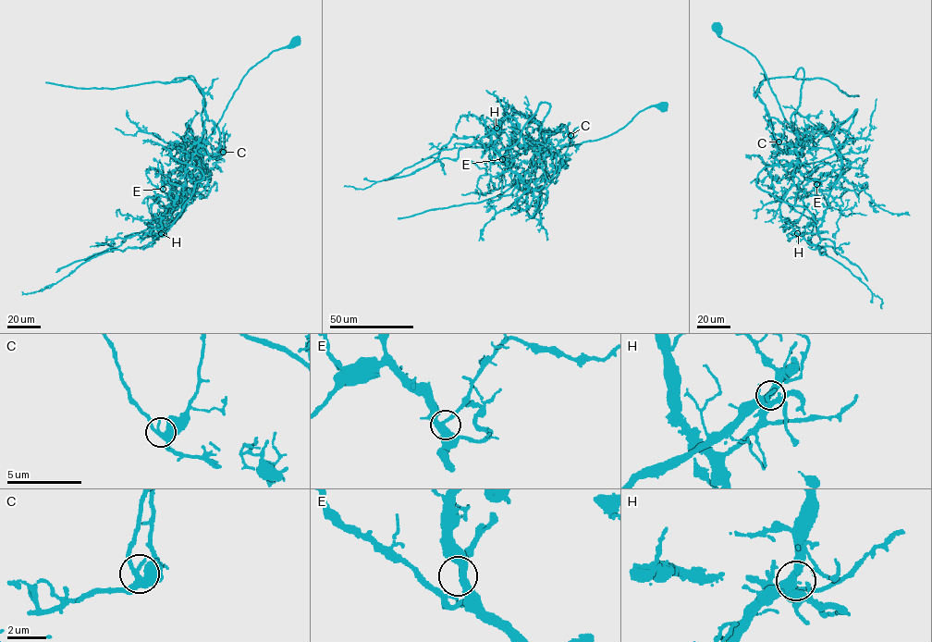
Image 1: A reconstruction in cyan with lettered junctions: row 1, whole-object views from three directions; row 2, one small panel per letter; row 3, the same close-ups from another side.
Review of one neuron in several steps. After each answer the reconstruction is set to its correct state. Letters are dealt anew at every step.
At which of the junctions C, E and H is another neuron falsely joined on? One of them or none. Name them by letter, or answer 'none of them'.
H

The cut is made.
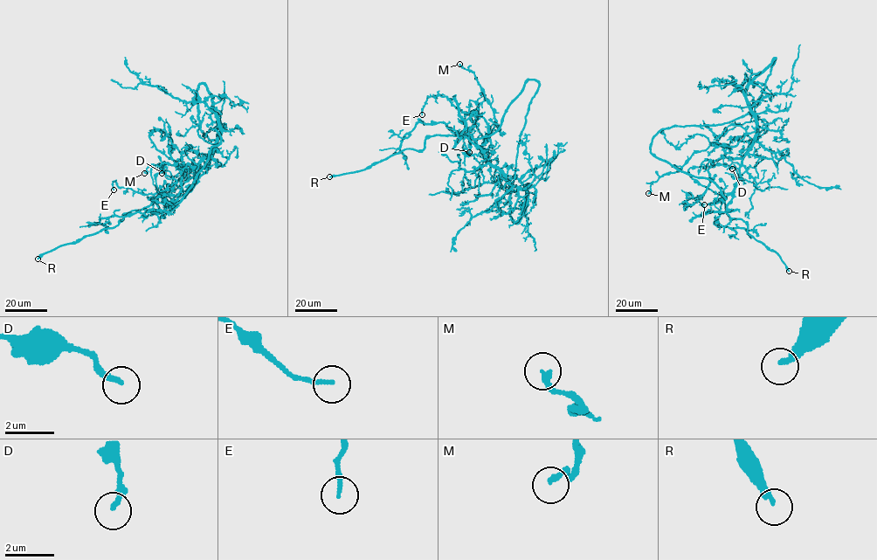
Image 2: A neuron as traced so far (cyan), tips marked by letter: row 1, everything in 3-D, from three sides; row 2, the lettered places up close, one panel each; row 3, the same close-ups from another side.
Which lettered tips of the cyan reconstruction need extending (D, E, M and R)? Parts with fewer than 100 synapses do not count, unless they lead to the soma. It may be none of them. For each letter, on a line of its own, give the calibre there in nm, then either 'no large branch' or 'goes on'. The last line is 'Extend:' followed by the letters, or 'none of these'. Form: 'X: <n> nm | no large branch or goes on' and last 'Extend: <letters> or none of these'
D: 200 nm | no large branch
E: 150 nm | no large branch
M: 200 nm | no large branch
R: 260 nm | goes on
Extend: R

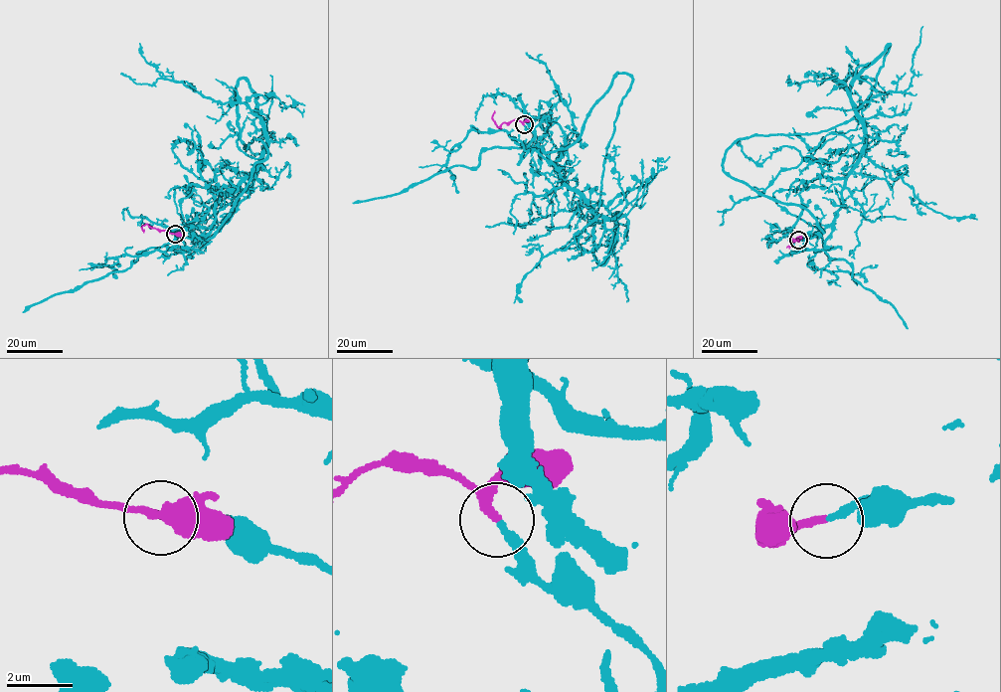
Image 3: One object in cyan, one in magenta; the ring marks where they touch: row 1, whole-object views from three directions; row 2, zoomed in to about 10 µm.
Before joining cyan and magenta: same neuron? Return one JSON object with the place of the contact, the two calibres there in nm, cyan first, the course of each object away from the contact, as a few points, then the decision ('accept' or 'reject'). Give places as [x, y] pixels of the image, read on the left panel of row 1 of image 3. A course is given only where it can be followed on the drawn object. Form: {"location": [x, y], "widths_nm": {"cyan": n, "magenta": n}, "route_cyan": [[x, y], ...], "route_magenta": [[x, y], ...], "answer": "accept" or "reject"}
{"location": [175, 234], "widths_nm": {"cyan": 240, "magenta": 200}, "route_cyan": [[175, 234], [210, 230], [216, 202], [265, 146], [261, 120], [181, 82], [120, 74]], "route_magenta": [[175, 234], [152, 229], [146, 224], [141, 227], [144, 231]], "answer": "accept"}

